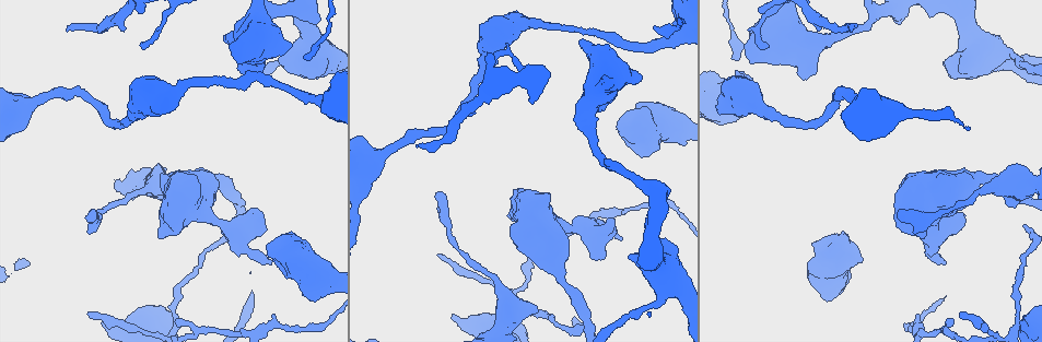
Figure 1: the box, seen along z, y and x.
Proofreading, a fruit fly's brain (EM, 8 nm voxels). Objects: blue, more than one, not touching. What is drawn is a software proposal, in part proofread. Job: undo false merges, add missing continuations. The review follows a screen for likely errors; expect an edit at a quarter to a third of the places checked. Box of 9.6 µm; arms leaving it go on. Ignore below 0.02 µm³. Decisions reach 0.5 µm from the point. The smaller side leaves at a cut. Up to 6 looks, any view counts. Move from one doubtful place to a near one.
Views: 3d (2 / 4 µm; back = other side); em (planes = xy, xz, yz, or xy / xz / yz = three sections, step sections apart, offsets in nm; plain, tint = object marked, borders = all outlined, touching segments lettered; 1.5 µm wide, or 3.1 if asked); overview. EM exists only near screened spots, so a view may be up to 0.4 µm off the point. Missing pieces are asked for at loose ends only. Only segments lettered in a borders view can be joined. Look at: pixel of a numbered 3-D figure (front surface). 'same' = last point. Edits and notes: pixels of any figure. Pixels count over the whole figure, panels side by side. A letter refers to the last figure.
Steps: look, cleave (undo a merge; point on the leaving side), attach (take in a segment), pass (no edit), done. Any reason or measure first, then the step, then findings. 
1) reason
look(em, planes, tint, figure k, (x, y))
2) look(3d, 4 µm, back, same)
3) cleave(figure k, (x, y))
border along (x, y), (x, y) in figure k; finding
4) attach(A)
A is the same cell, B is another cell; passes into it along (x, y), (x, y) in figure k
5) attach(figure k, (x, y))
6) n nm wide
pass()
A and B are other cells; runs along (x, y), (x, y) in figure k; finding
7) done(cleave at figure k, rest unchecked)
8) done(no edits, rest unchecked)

branch stops here
look(3d, 2 µm, figure 1, (453, 316))

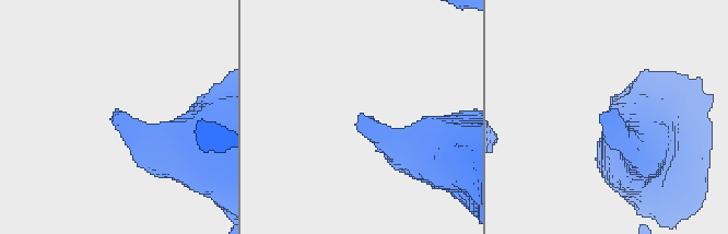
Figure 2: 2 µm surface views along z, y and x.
shape alone is not enough
look(em, xy, step 8, tint, figure 2, (114, 115))

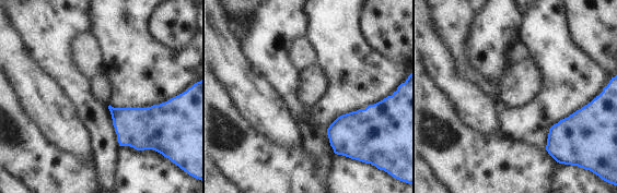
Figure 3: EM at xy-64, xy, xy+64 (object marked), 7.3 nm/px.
look(em, planes, borders, same)

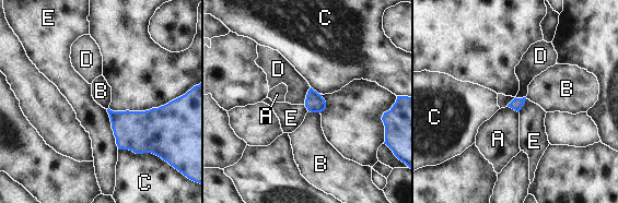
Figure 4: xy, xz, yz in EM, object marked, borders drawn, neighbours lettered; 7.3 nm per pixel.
pass()
A, B, C, D and E are other cells; border along (525, 96), (515, 97), (506, 106) in figure 4; none of them fits

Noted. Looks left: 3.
look(3d, 2 µm, back, figure 1, (1024, 226))

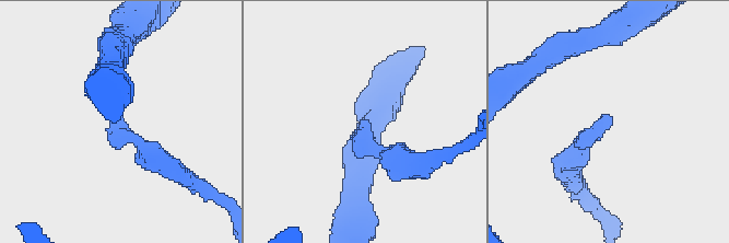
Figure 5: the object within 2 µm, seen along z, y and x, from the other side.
shape alone is not enough
look(em, xy, step 8, borders, figure 5, (611, 117))

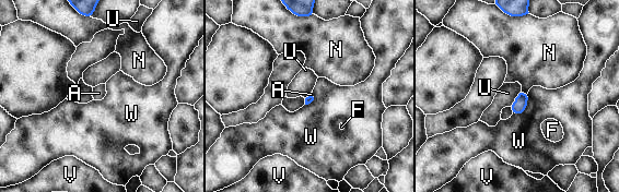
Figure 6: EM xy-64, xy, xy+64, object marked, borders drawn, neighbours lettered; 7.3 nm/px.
pass()
A, F, N, U, V and W are other cells; border along (521, 92), (511, 106) in figure 6; no lettered segment goes on from it

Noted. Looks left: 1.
done(no edits, rest unchecked)

